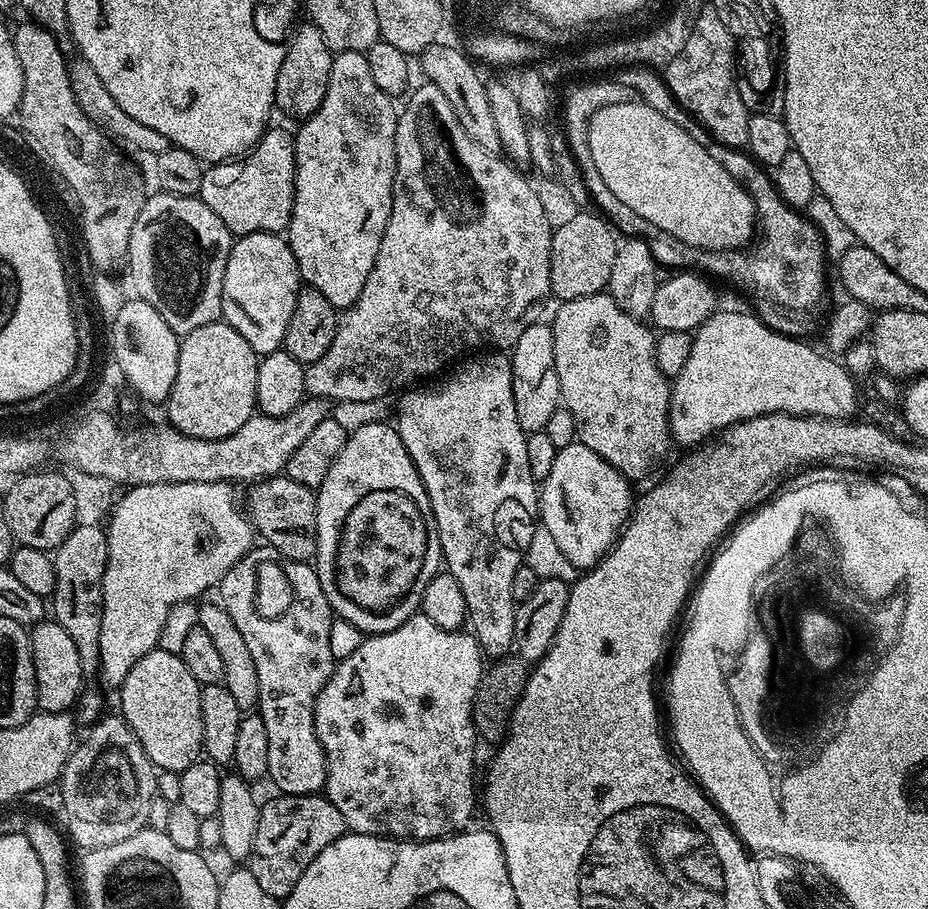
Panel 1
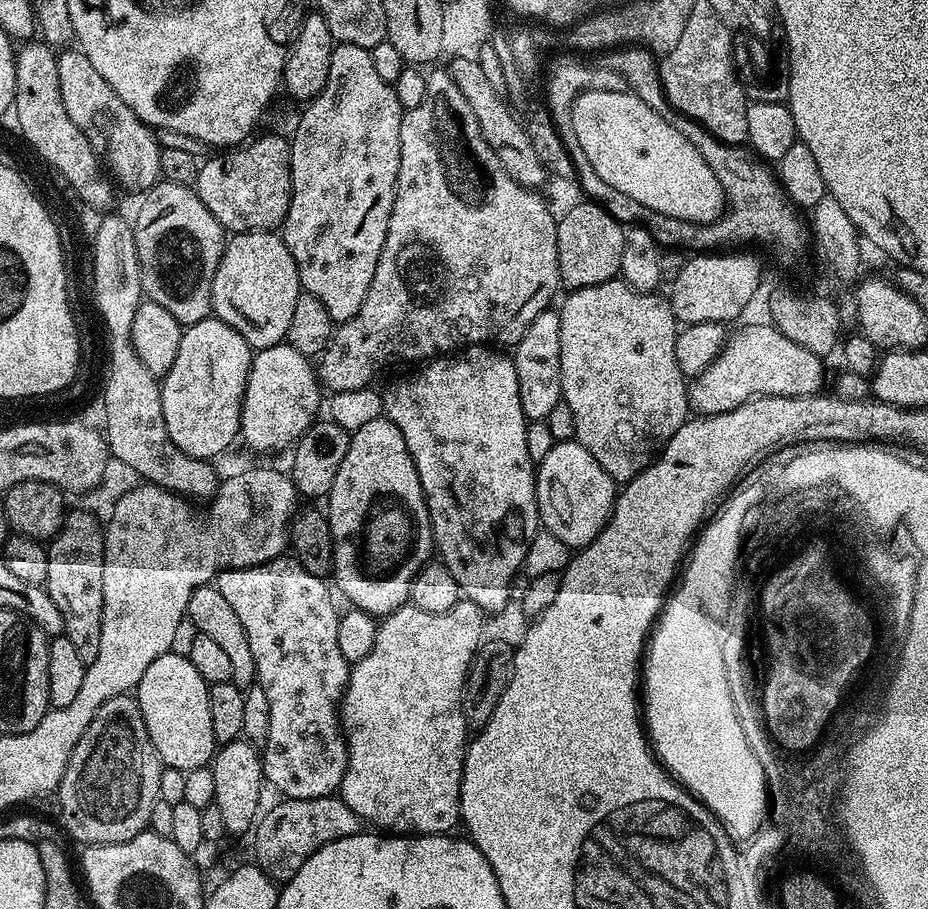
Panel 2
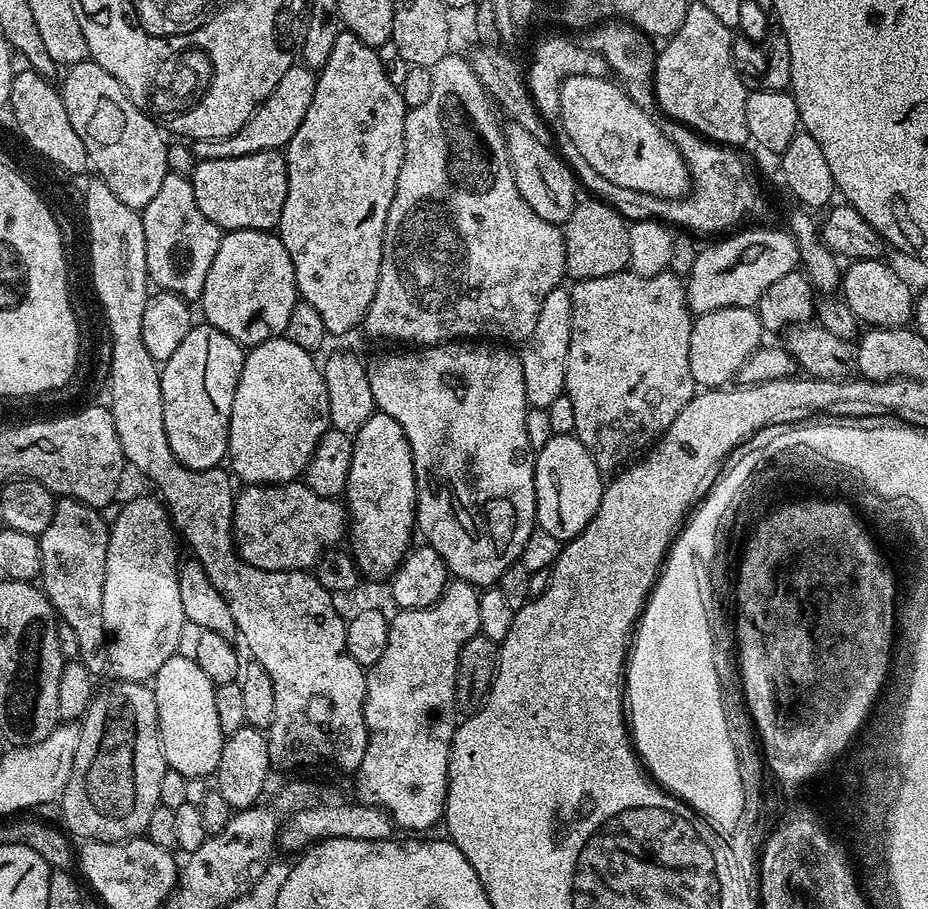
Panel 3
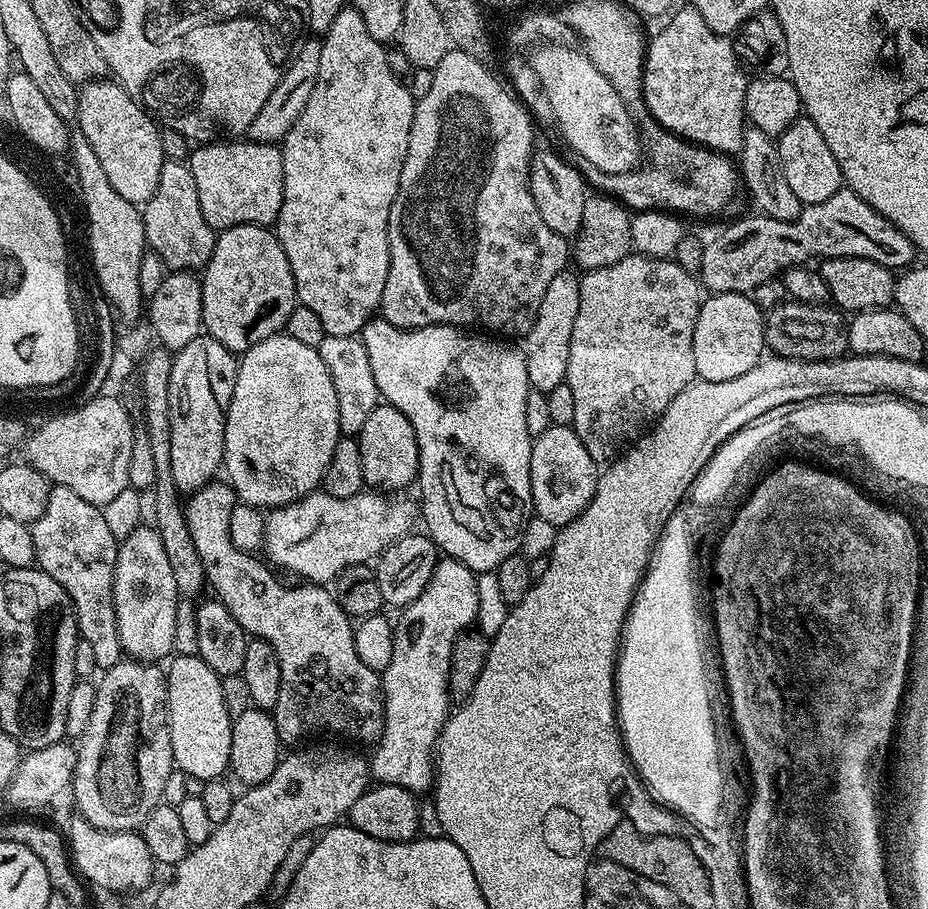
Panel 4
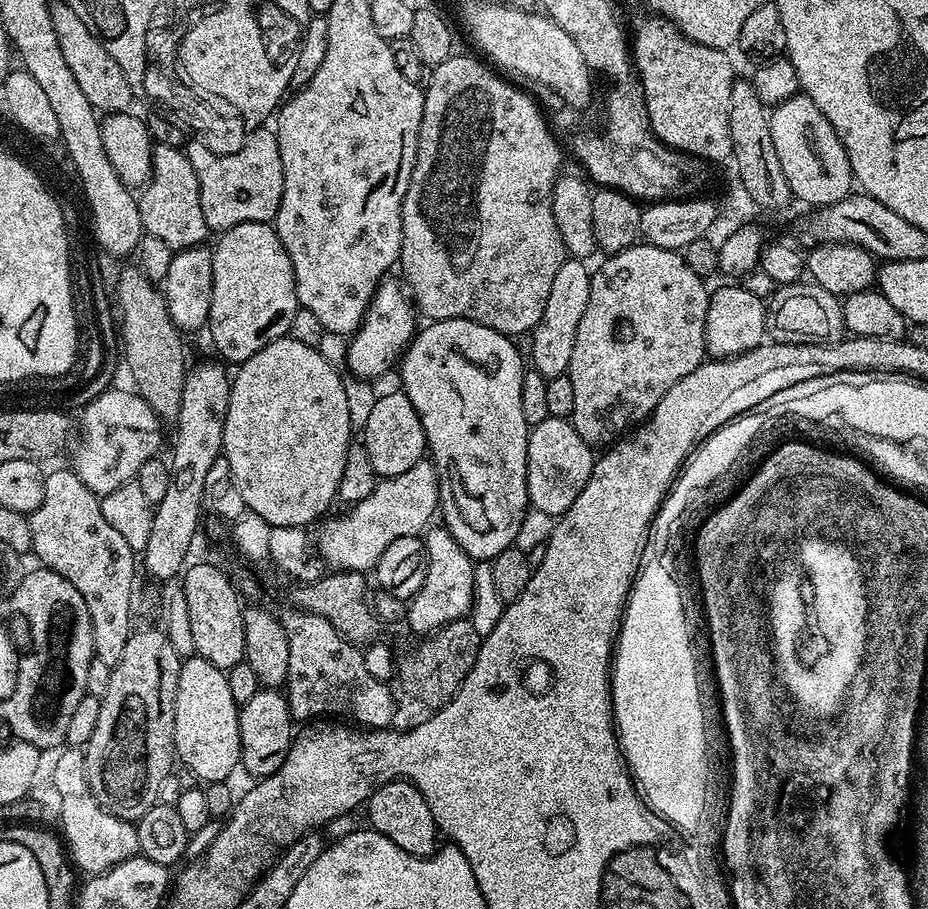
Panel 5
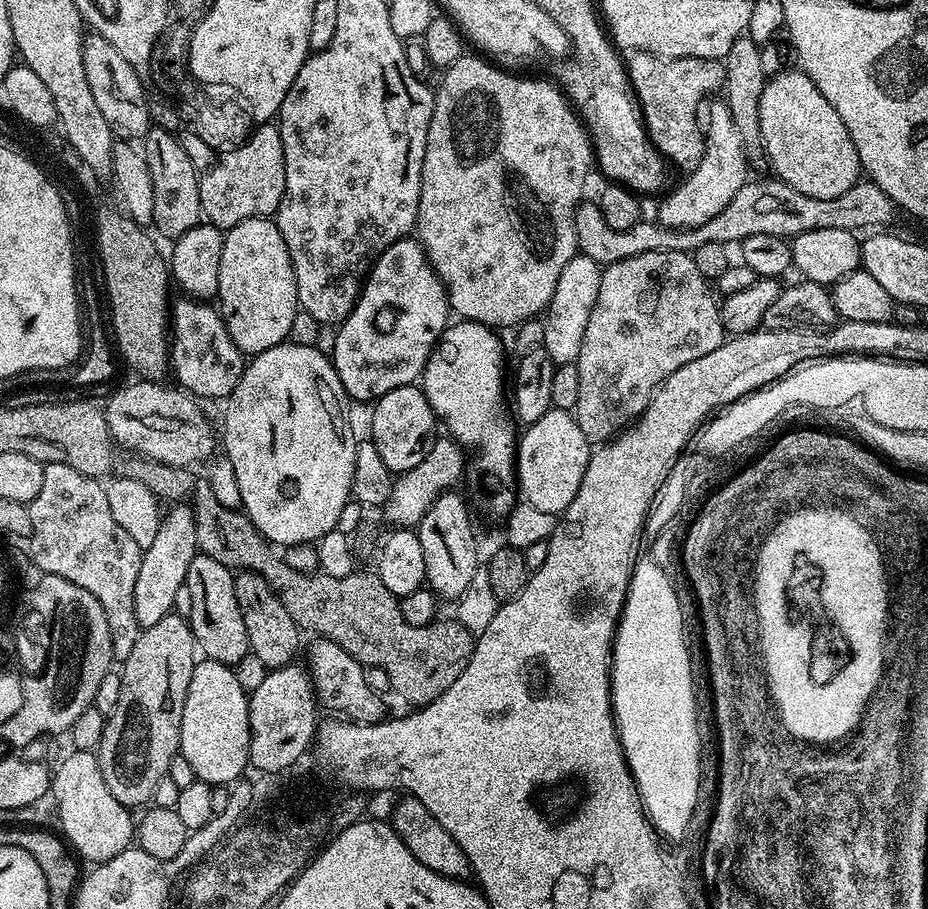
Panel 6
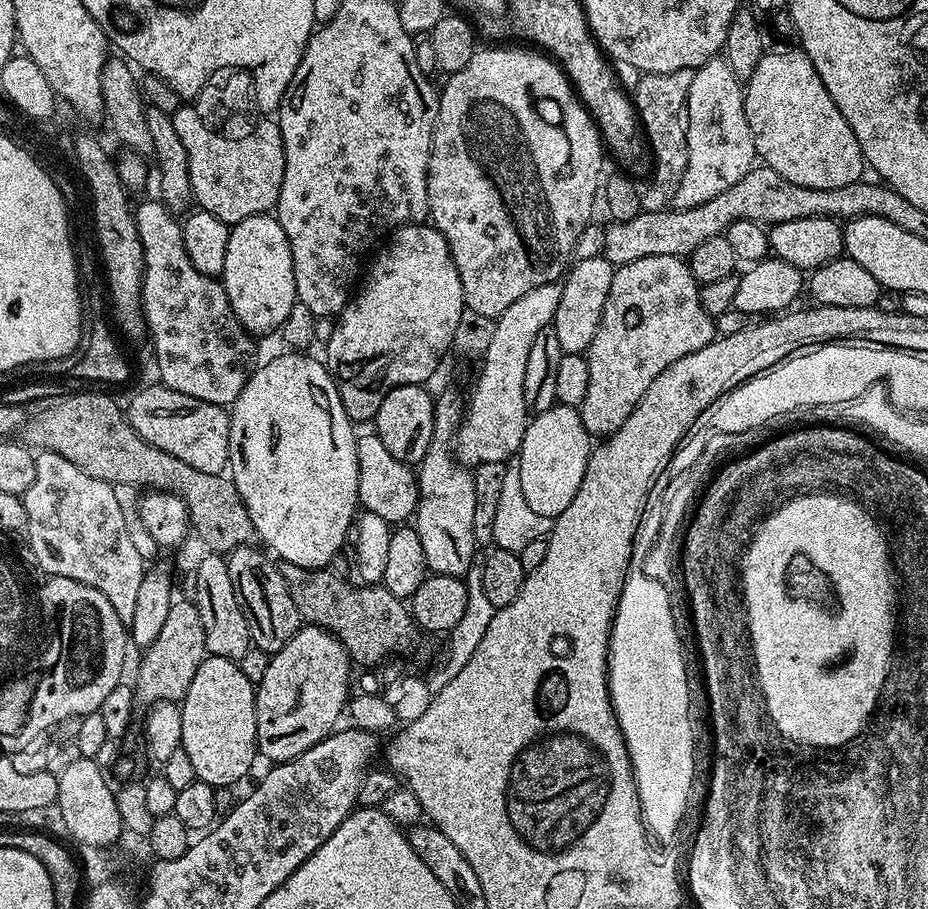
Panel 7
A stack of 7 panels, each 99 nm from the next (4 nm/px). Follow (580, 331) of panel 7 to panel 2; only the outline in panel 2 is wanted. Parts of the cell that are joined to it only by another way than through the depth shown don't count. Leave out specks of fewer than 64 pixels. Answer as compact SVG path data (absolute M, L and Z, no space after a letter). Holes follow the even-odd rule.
M545 310L537 314L526 334L514 345L514 359L518 374L518 394L522 402L525 421L547 421L550 410L562 402L560 394L560 313Z

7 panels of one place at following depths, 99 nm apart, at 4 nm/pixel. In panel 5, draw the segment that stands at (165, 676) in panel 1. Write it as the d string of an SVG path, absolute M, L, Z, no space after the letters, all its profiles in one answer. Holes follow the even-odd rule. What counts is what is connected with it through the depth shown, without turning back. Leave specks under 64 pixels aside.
M191 655L181 663L174 701L174 742L179 763L197 775L200 782L227 781L240 764L240 709L230 694L225 669Z

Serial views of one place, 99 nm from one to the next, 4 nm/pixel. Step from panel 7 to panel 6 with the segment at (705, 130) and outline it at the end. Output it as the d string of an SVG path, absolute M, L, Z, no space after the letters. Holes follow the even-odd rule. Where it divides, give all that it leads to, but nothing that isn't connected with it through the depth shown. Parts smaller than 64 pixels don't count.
M717 102L706 120L704 157L692 172L683 177L684 181L665 198L657 210L655 219L663 228L696 228L709 222L716 214L726 209L727 203L750 179L748 160L742 138L734 126L734 118L728 105Z

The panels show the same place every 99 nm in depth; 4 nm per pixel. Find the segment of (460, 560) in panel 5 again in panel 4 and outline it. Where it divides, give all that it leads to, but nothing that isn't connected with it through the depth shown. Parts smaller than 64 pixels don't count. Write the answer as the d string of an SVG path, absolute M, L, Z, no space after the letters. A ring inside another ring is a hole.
M447 558L437 559L434 574L414 602L410 602L395 617L394 655L390 666L382 673L384 690L384 732L381 734L370 756L370 776L381 784L402 786L406 790L423 794L434 784L434 749L439 741L440 732L450 715L450 693L448 675L452 669L452 647L461 632L476 624L478 614L477 573L470 571L462 562Z

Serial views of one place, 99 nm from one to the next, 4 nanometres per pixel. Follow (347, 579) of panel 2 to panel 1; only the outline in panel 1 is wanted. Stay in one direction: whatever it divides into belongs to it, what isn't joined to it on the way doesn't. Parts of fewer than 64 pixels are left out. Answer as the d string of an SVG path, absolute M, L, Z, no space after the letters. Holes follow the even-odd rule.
M391 423L364 425L361 429L349 432L346 446L342 446L342 454L338 454L334 466L330 466L330 474L326 474L326 478L320 483L316 492L316 505L318 506L318 538L316 539L314 567L318 582L326 594L333 613L339 619L354 622L354 626L358 626L358 630L365 634L389 632L402 626L411 616L417 615L420 612L422 594L426 590L426 586L430 586L430 578L434 578L442 568L440 539L434 522L434 510L430 506L430 498L426 494L424 484L420 481L418 470L406 450L402 438L396 433L395 427Z

